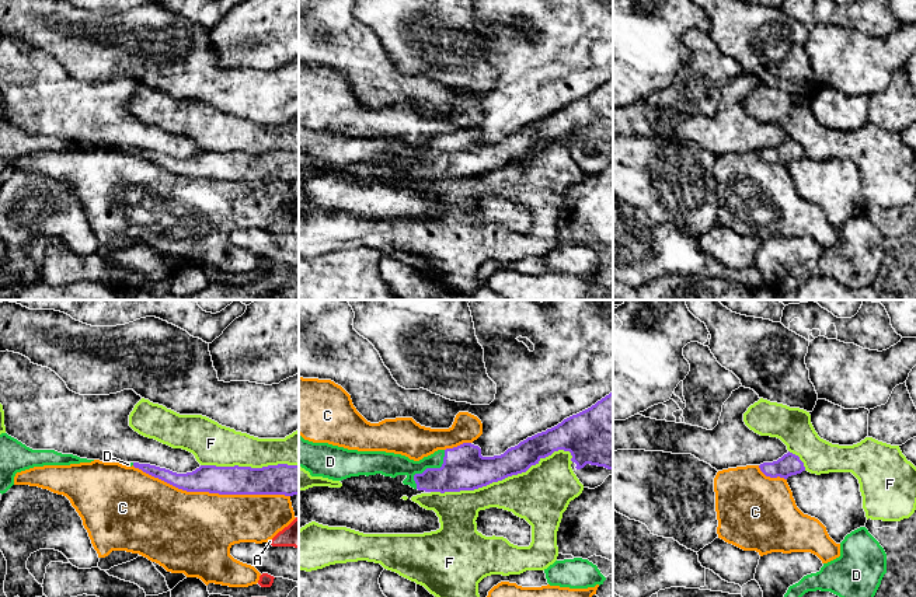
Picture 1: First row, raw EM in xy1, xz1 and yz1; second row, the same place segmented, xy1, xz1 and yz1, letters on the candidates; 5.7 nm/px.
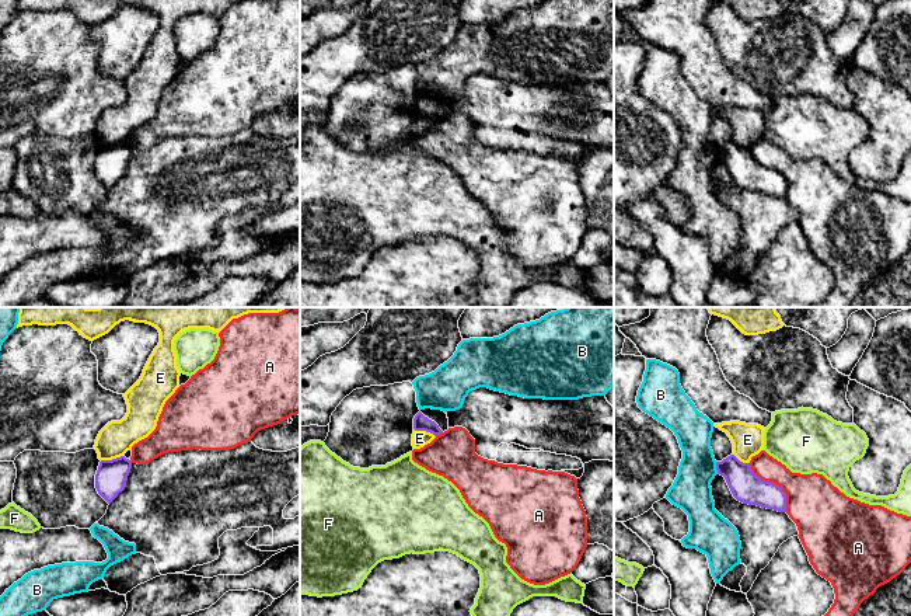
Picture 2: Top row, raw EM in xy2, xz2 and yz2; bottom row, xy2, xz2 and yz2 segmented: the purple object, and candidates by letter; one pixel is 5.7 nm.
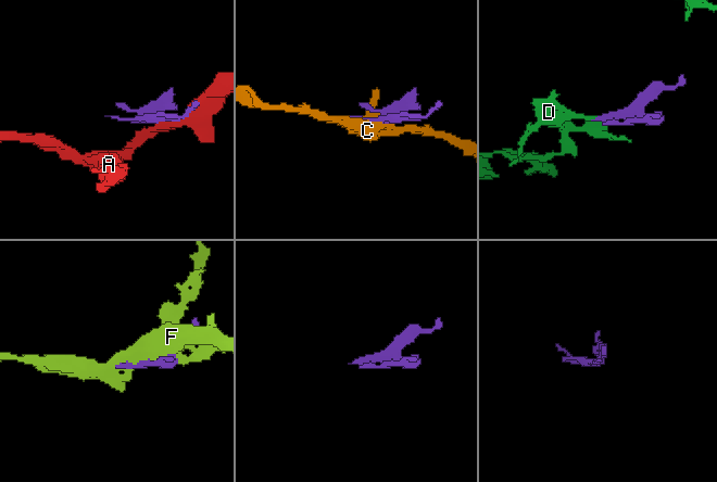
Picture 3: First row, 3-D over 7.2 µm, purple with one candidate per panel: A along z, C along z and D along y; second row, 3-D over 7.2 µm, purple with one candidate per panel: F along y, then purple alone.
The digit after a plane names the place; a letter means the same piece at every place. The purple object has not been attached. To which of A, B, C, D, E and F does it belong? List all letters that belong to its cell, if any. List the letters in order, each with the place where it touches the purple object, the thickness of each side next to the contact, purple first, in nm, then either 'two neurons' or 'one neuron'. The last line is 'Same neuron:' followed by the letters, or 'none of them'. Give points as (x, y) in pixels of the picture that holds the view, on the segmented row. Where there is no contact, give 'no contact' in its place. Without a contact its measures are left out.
A: yz2 (772, 483) | 180/300 nm | two neurons
B: yz2 (716, 467) | 180/240 nm | two neurons
C: xy1 (211, 492) | 160/460 nm | two neurons
D: xz1 (428, 468) | 240/140 nm | one neuron
E: xy2 (112, 459) | 180/190 nm | two neurons
F: xz1 (501, 479) | 240/320 nm | two neurons
Same neuron: D

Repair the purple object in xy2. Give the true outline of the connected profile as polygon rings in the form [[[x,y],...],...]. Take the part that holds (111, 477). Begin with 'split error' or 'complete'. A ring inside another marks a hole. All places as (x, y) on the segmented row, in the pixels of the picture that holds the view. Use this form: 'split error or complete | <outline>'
complete | [[[125,456],[100,462],[95,474],[95,488],[108,504],[125,490],[130,469],[132,460]]]

